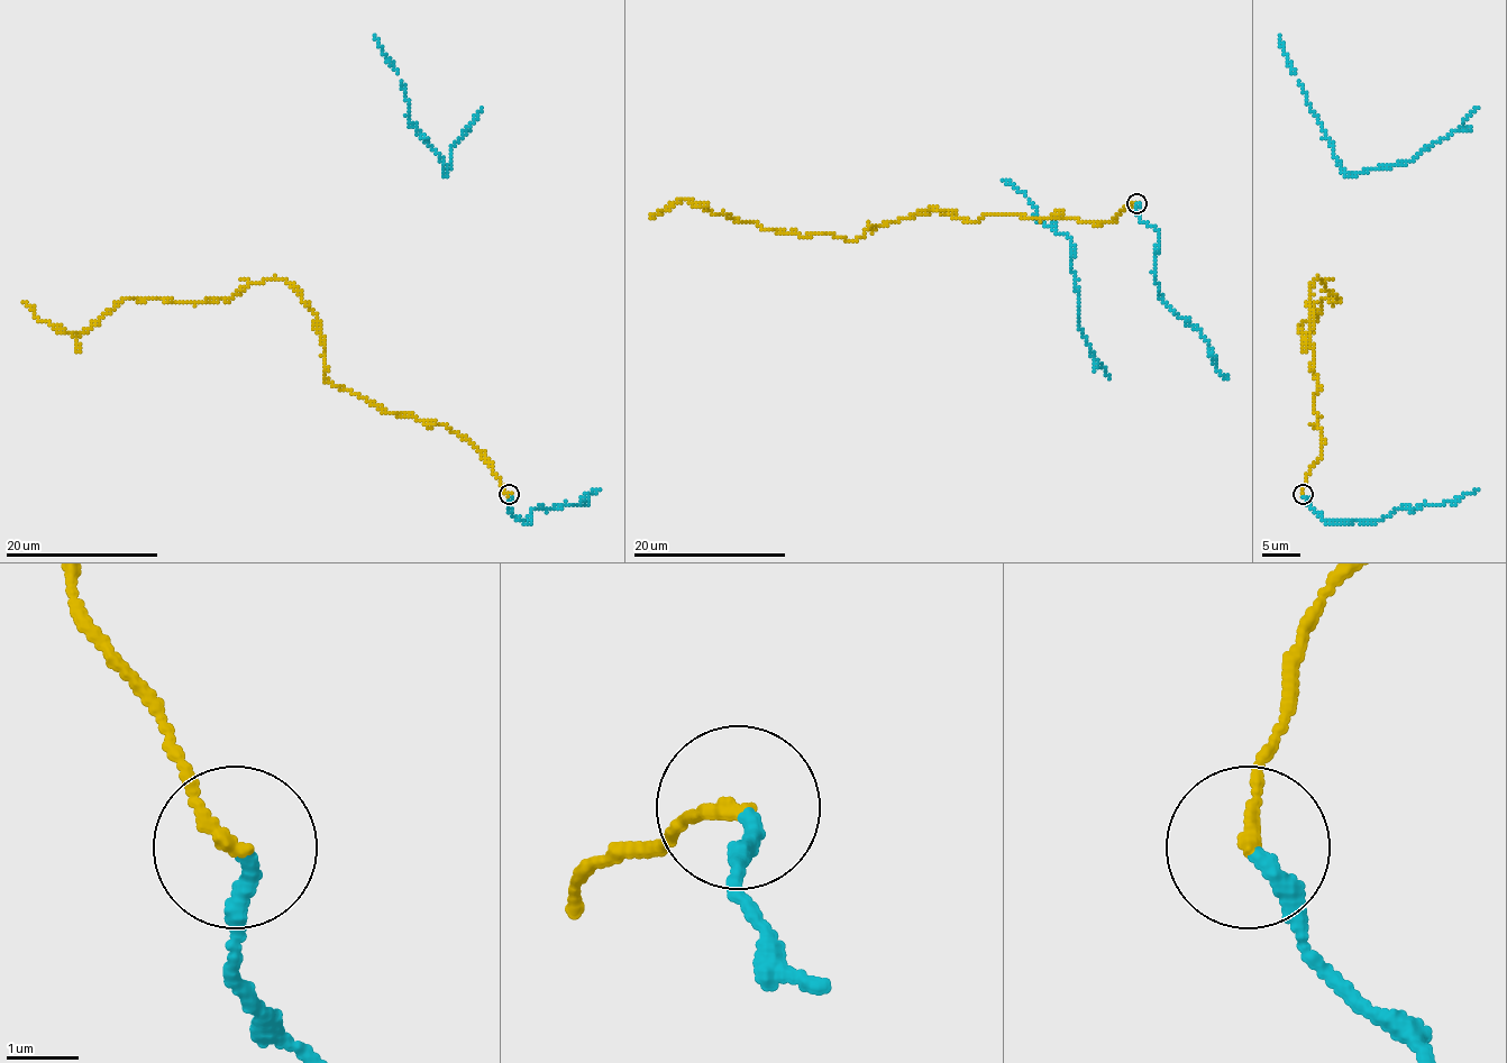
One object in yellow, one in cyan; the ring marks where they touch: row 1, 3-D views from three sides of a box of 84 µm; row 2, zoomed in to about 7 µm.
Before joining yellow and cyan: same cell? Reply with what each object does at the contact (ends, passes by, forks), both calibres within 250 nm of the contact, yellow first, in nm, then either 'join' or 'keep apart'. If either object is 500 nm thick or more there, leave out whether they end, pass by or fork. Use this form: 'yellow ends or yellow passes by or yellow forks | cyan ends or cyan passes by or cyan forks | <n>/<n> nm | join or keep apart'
yellow ends | cyan ends | 180/240 nm | join

